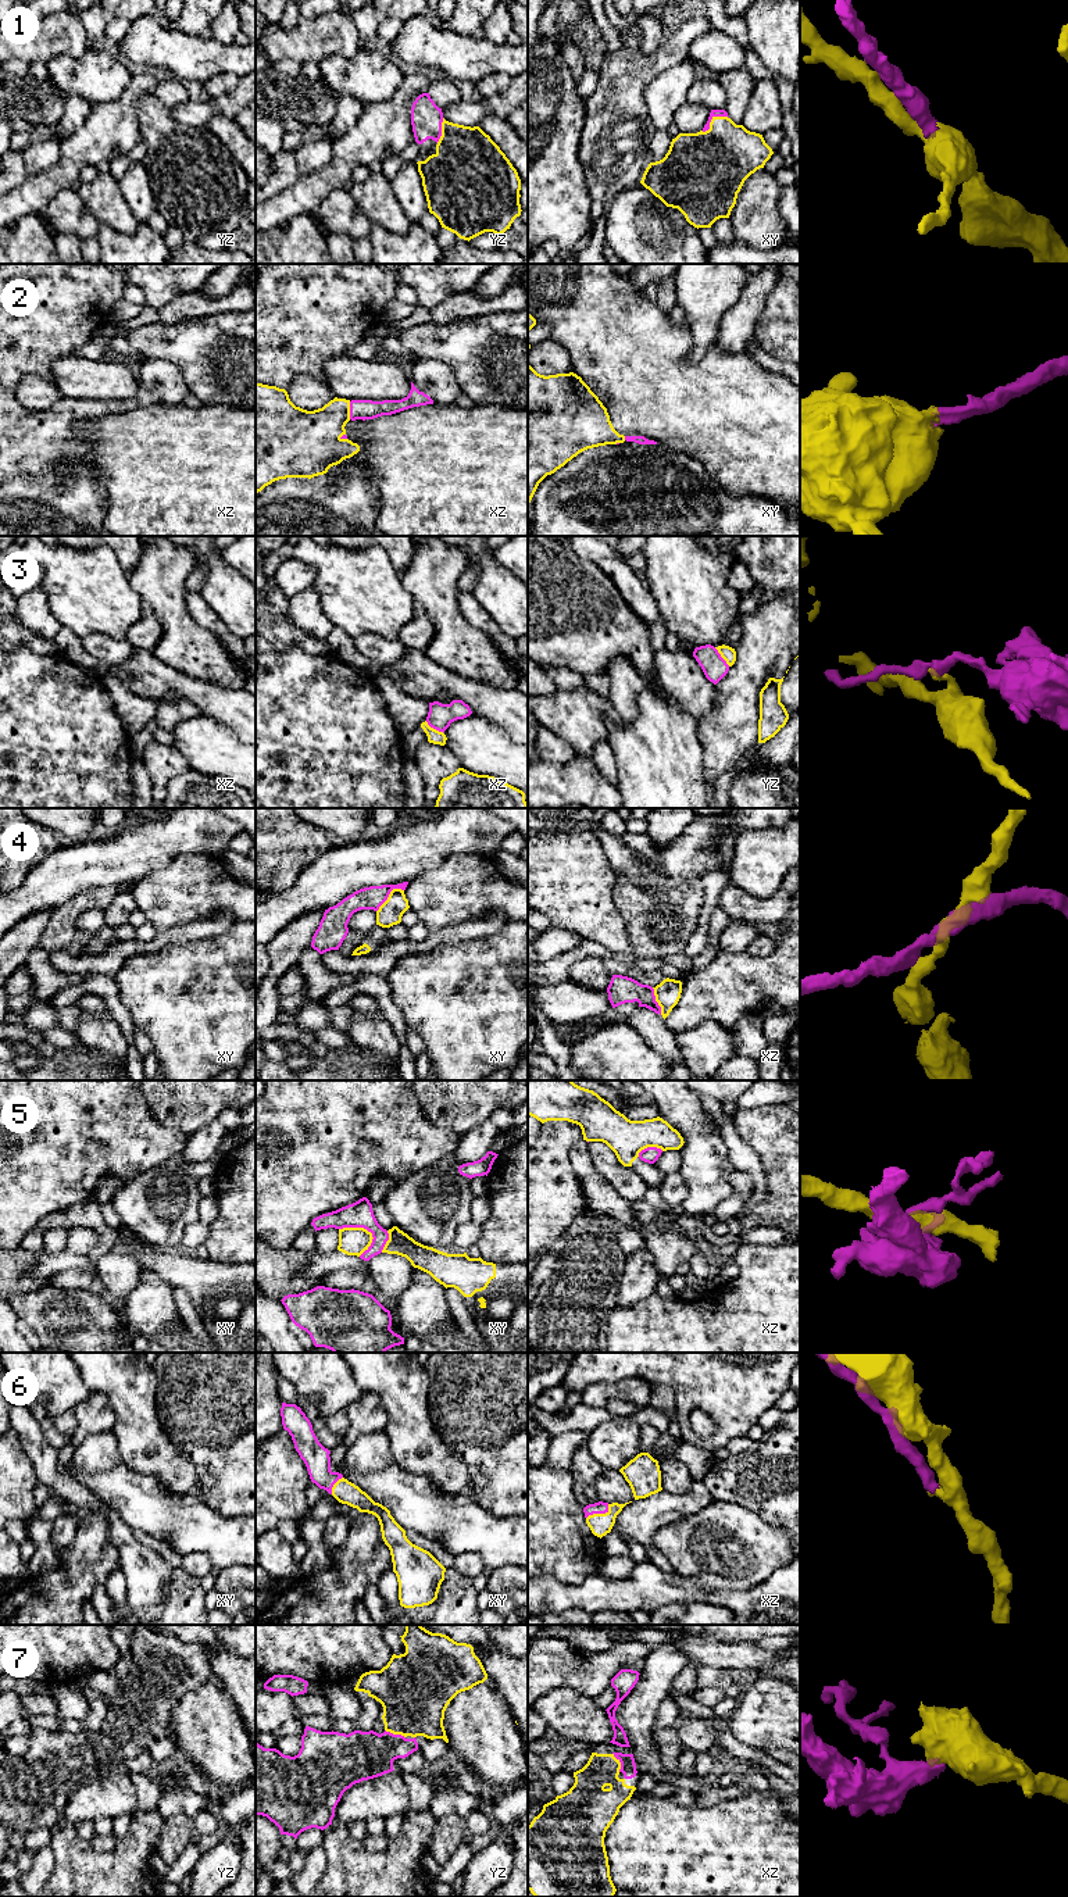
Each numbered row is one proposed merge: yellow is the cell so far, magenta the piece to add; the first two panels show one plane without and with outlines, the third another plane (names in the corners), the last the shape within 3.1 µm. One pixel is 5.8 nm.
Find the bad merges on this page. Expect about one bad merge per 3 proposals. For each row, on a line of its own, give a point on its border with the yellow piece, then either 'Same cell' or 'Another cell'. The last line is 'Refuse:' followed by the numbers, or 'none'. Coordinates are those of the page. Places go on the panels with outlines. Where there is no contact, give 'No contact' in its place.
1: Touches yellow at xy (711, 120). Same cell
2: Touches yellow at xz (349, 410). Same cell
3: Touches yellow at xz (435, 729). Another cell
4: Touches yellow at xy (389, 896). Another cell
5: Touches yellow at xy (360, 1228). Another cell
6: Touches yellow at xz (599, 1514). Same cell
7: Touches yellow at yz (395, 1733). Same cell
Refuse: 3, 4, 5

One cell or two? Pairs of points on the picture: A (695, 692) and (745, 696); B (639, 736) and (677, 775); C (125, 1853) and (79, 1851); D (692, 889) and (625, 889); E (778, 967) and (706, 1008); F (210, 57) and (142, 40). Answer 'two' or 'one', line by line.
A: two
B: one
C: one
D: one
E: one
F: one

